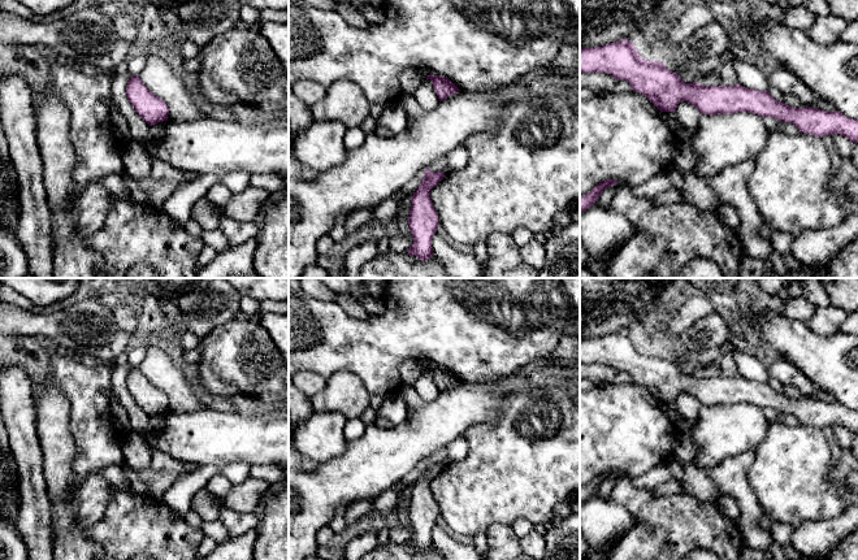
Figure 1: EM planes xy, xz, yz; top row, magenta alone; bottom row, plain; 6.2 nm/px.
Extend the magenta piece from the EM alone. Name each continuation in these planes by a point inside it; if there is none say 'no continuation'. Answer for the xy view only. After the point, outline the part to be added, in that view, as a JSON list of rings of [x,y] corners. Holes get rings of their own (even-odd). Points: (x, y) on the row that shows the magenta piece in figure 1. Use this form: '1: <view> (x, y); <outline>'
no continuation

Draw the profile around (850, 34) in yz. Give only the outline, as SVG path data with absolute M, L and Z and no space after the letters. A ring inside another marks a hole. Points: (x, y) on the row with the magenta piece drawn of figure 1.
M858 18L848 23L848 27L841 32L838 40L858 44Z

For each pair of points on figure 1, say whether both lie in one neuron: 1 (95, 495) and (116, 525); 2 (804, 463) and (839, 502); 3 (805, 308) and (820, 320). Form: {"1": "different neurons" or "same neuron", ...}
{"1": "different neurons", "2": "same neuron", "3": "different neurons"}

